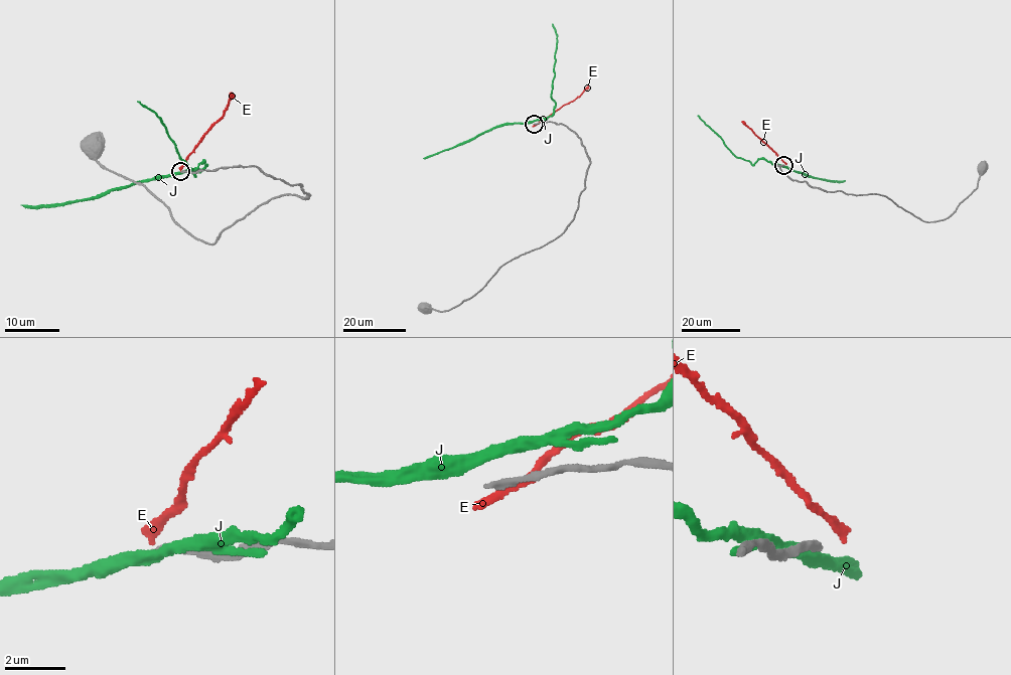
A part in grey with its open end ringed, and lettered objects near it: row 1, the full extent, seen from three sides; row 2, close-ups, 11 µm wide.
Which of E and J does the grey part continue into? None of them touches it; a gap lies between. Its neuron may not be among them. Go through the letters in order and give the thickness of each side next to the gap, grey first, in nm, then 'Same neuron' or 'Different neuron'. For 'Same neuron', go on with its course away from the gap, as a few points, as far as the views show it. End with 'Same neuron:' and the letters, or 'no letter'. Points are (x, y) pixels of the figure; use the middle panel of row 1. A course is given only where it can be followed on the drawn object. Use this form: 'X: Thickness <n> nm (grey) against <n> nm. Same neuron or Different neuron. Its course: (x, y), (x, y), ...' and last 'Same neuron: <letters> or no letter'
E: Thickness 200 nm (grey) against 260 nm. Different neuron
J: Thickness 200 nm (grey) against 400 nm. Different neuron
Same neuron: no letter

